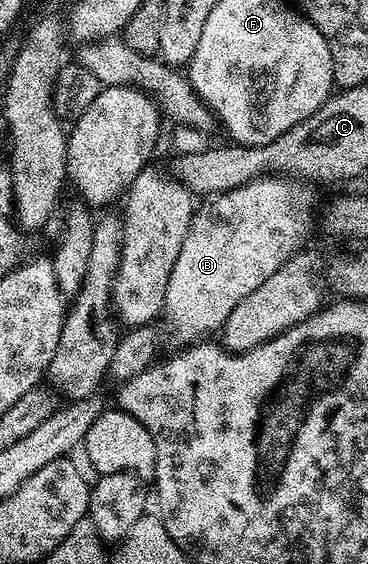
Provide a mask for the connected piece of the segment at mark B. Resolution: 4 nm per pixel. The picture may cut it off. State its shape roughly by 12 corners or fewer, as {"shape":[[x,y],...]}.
{"shape":[[255,178],[195,209],[162,305],[217,335],[316,226],[309,185]]}

